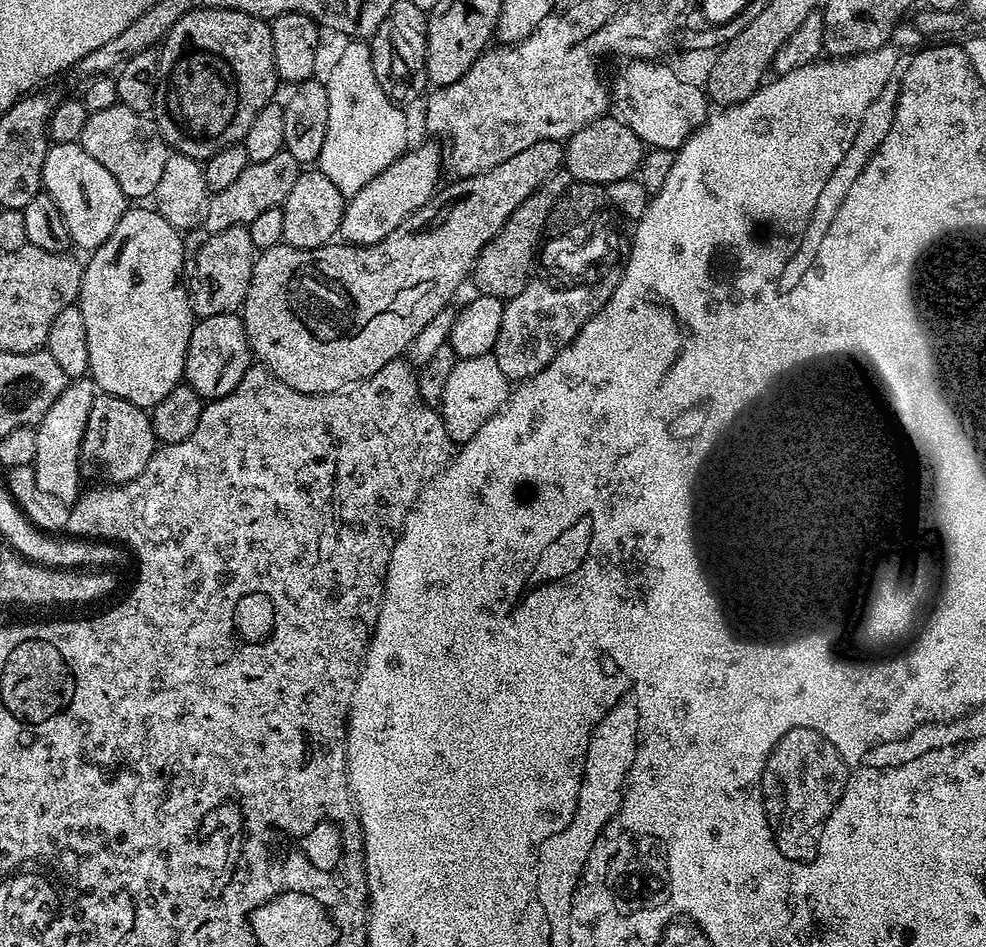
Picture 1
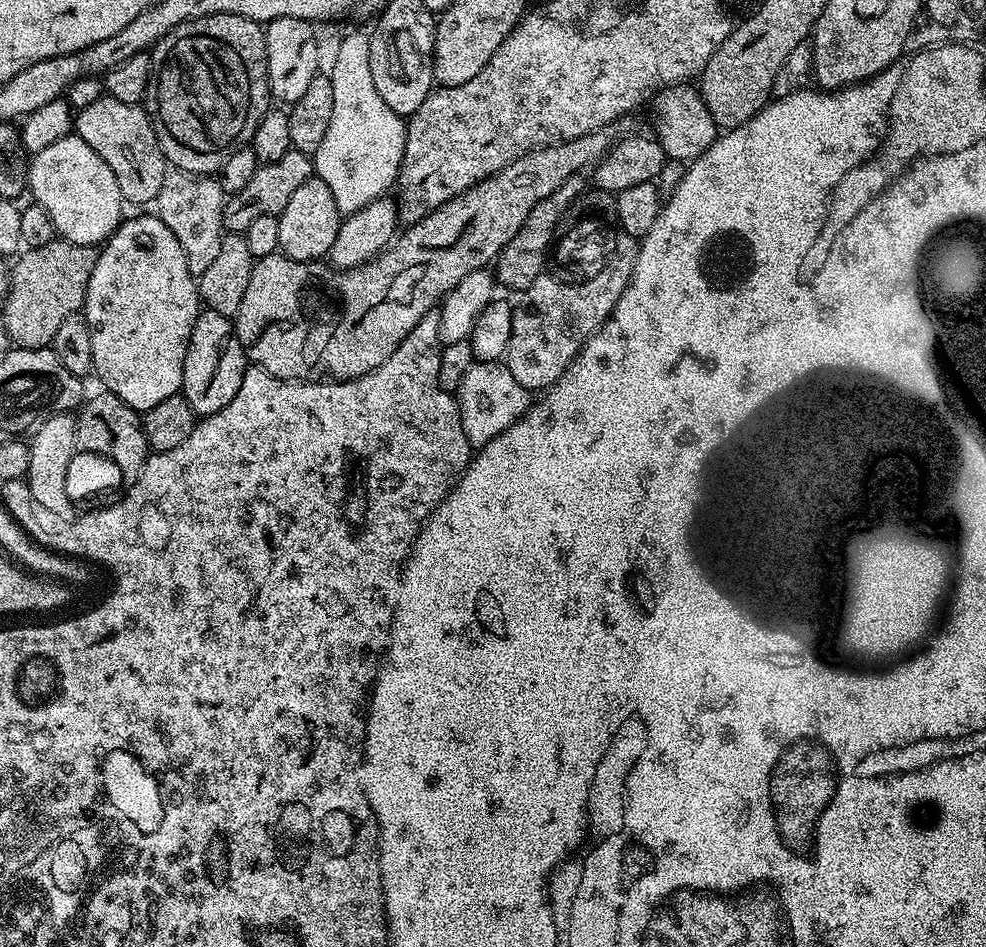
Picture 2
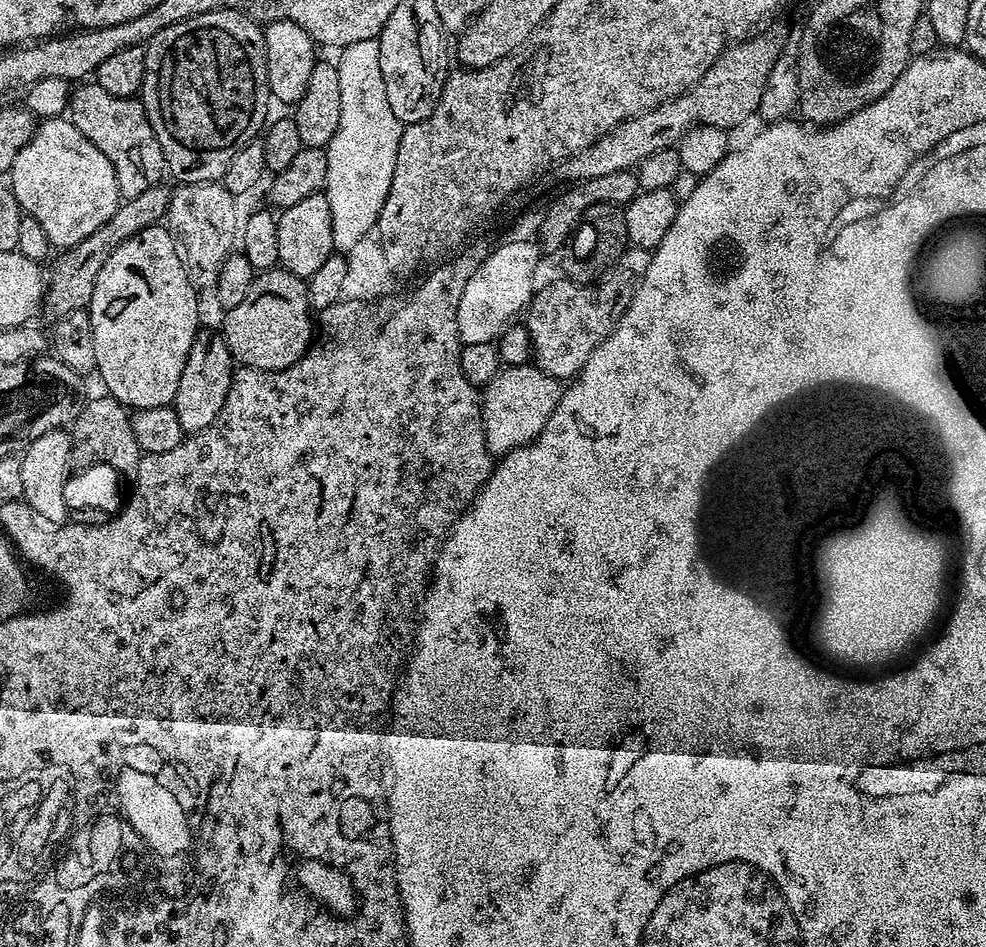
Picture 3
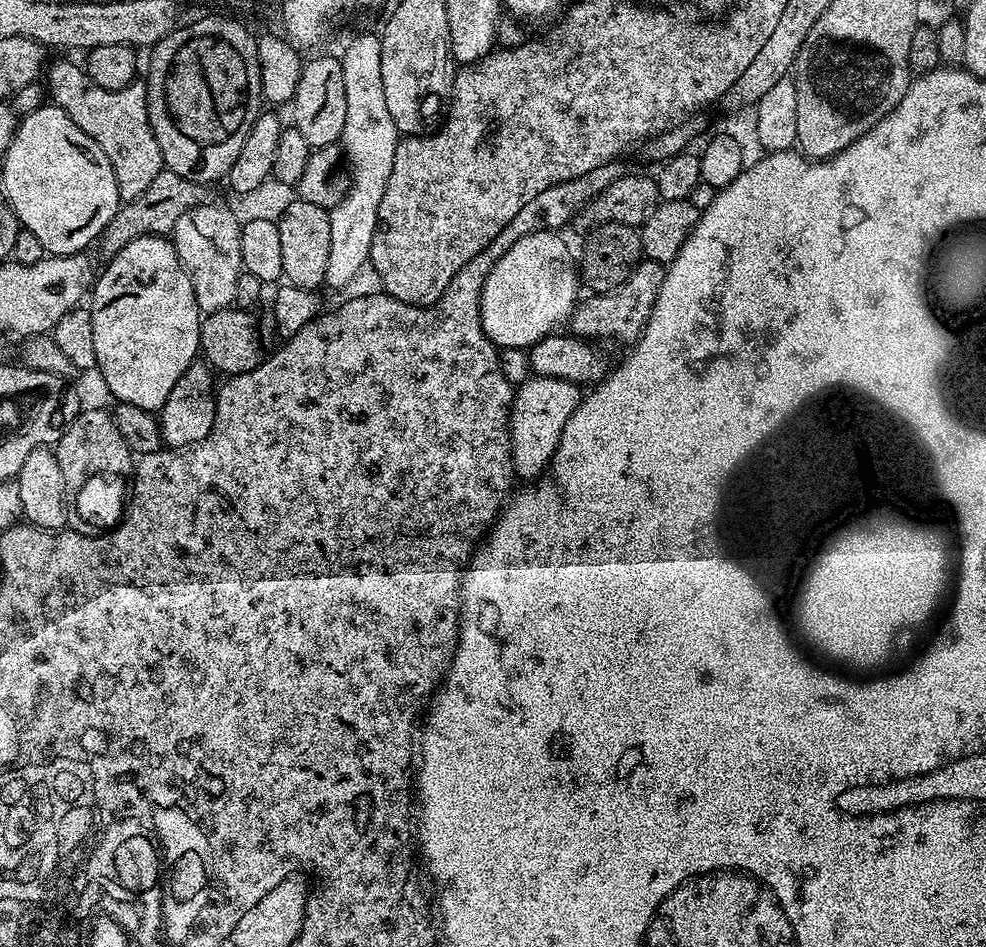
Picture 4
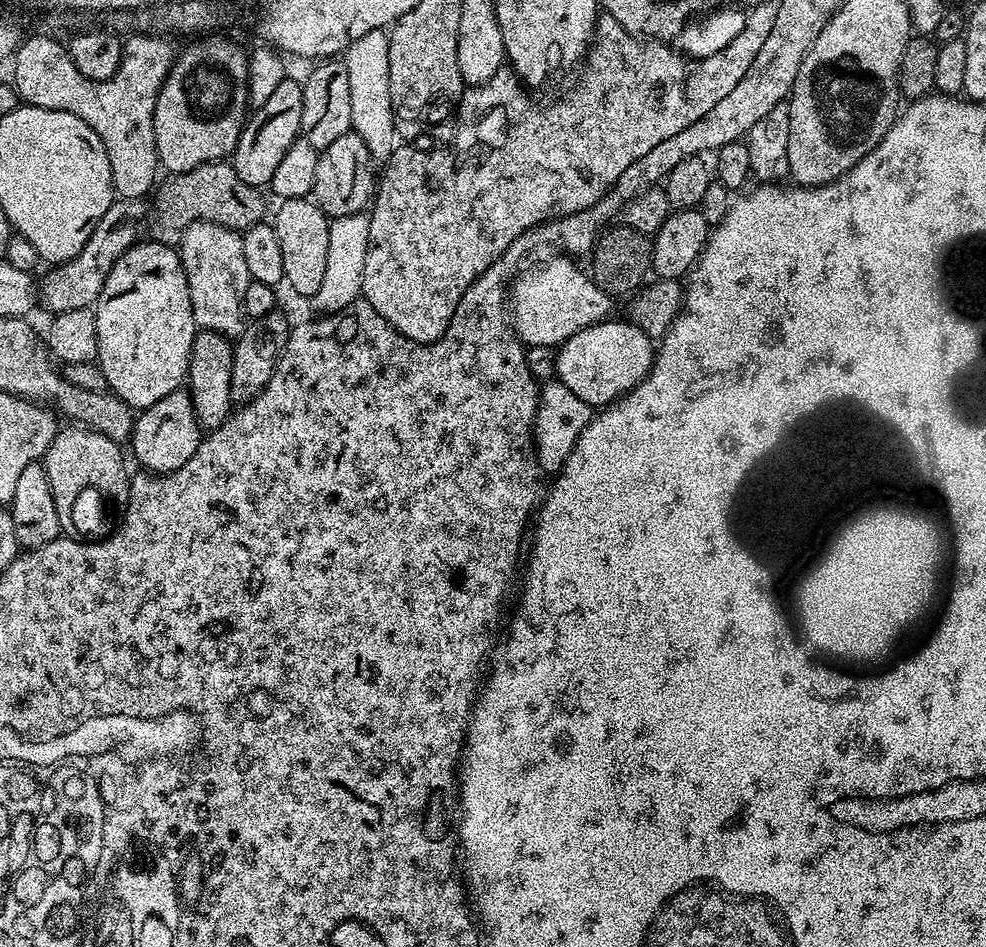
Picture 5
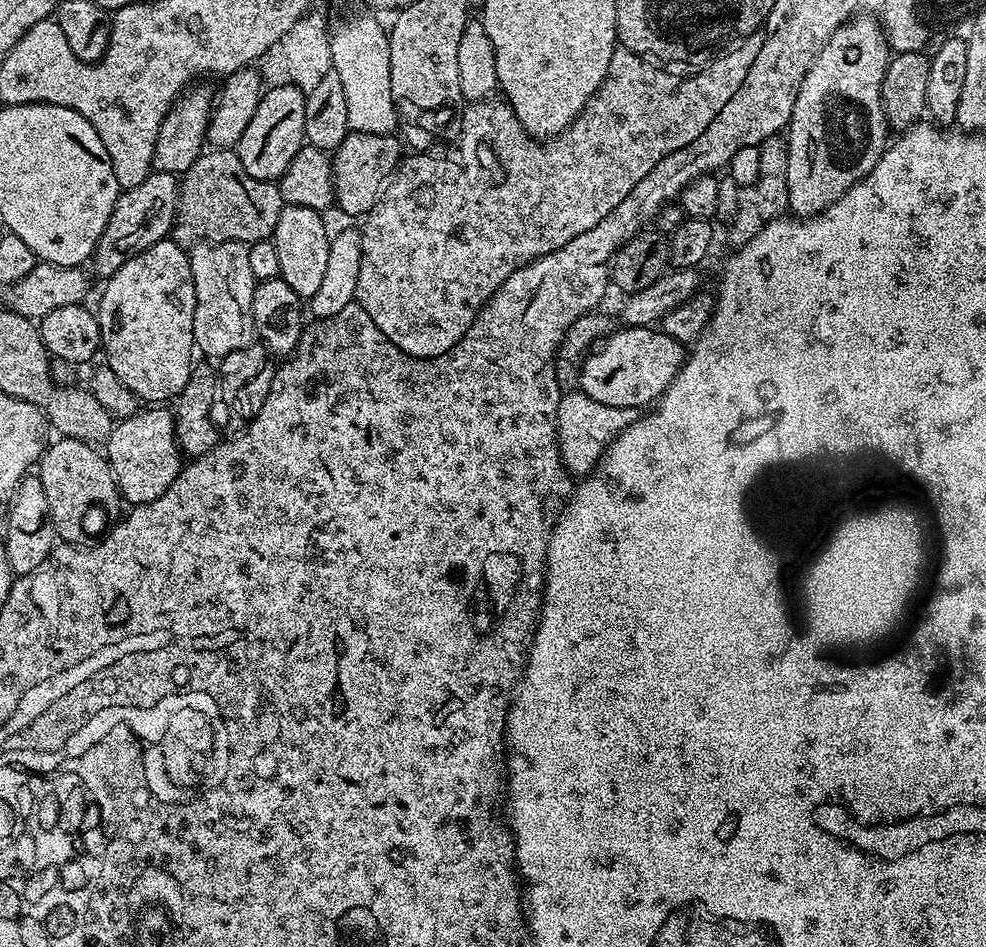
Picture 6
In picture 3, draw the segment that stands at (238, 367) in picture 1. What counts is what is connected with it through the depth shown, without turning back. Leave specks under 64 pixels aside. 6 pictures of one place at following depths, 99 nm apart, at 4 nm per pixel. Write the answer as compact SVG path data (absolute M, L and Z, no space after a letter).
M219 331L197 332L190 346L190 354L186 358L186 366L182 370L182 378L178 378L178 390L174 401L178 422L182 422L185 434L206 430L206 426L210 426L210 422L218 418L218 410L222 410L226 394L230 394L233 371L234 361L223 335Z

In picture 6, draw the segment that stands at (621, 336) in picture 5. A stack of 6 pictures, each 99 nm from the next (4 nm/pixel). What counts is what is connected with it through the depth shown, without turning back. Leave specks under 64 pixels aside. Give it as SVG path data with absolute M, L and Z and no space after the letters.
M620 326L585 356L580 367L578 388L602 405L644 410L655 405L670 382L674 382L685 359L685 345L670 338L659 327Z

